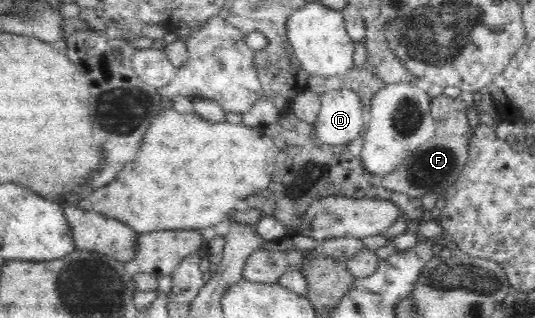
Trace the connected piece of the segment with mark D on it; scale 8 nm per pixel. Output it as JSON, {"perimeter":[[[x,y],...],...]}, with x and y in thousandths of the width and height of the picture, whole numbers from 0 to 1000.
{"perimeter":[[[641,277],[613,280],[598,305],[600,346],[585,390],[589,428],[615,459],[669,434],[679,406],[675,358],[686,333],[679,308]]]}

